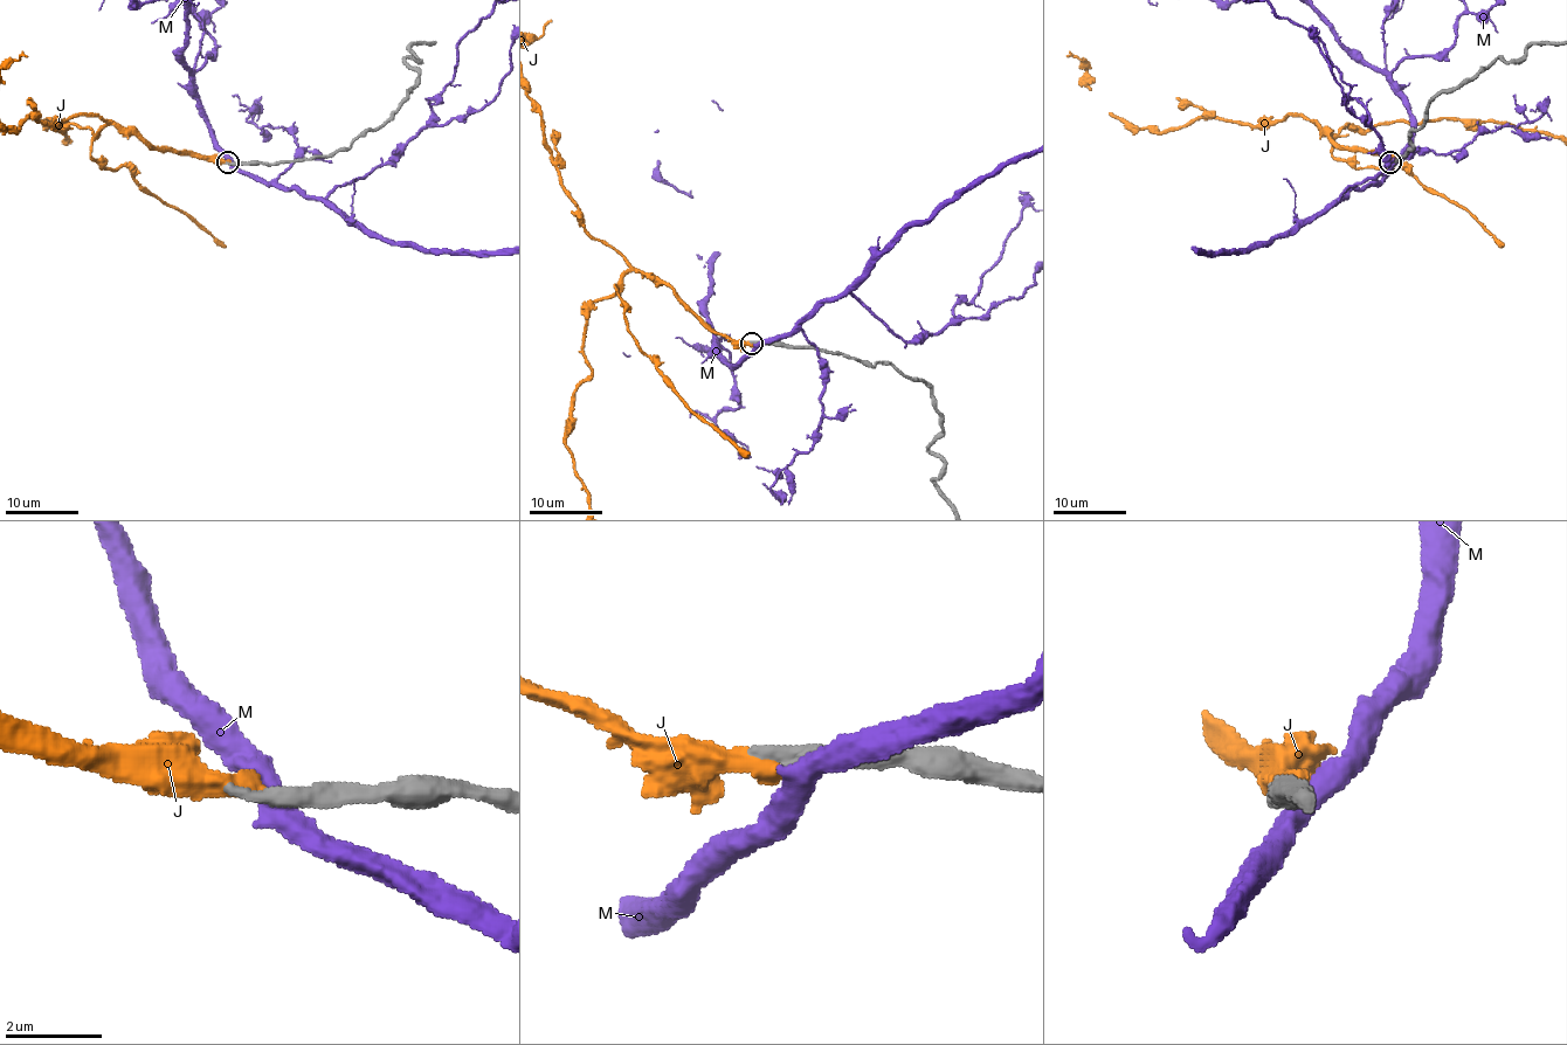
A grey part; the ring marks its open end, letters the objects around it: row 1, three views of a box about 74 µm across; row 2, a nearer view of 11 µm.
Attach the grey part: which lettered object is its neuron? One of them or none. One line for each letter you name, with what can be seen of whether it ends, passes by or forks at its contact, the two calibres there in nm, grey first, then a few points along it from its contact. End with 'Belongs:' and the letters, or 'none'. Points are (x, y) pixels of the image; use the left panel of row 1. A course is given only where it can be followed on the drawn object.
J: it ends; calibres 360 and 480 nm
Belongs: J

